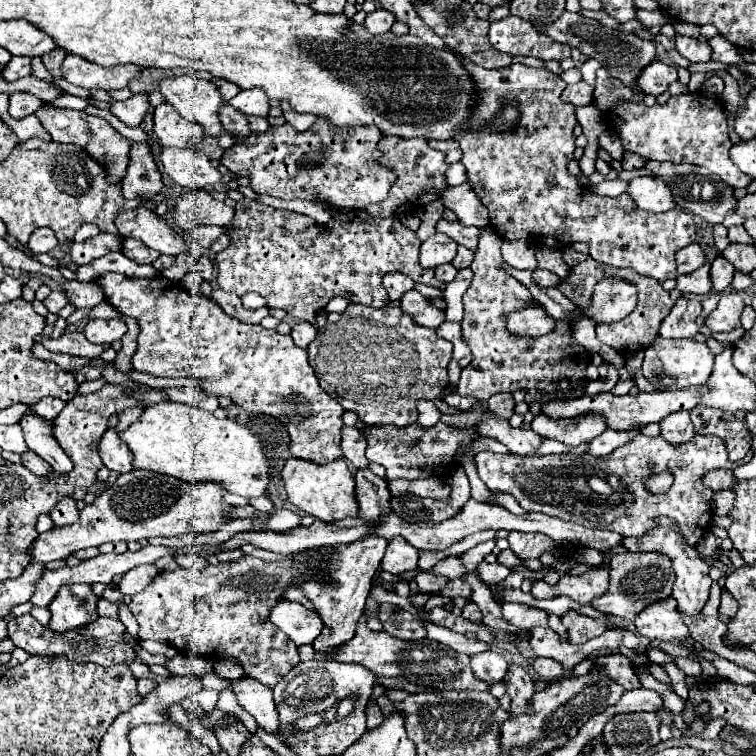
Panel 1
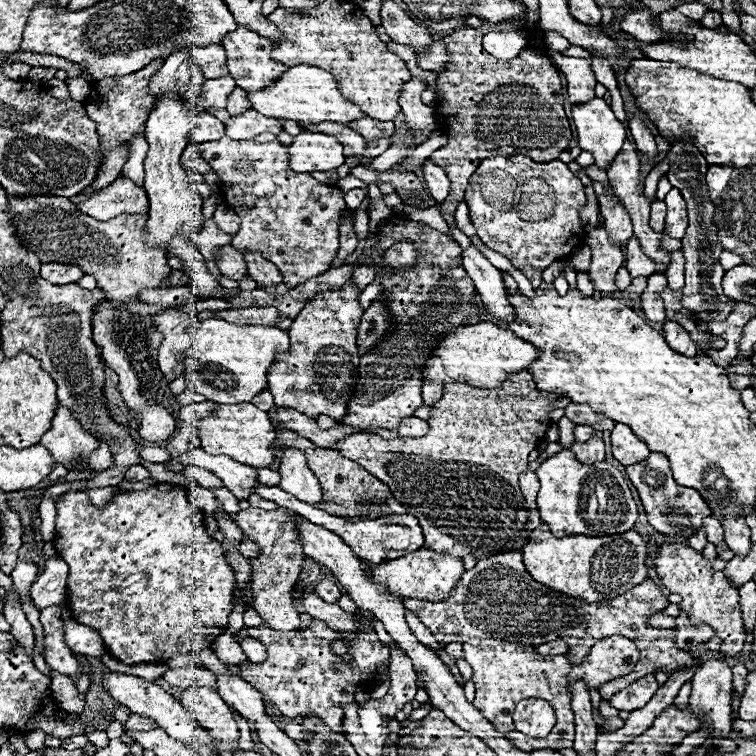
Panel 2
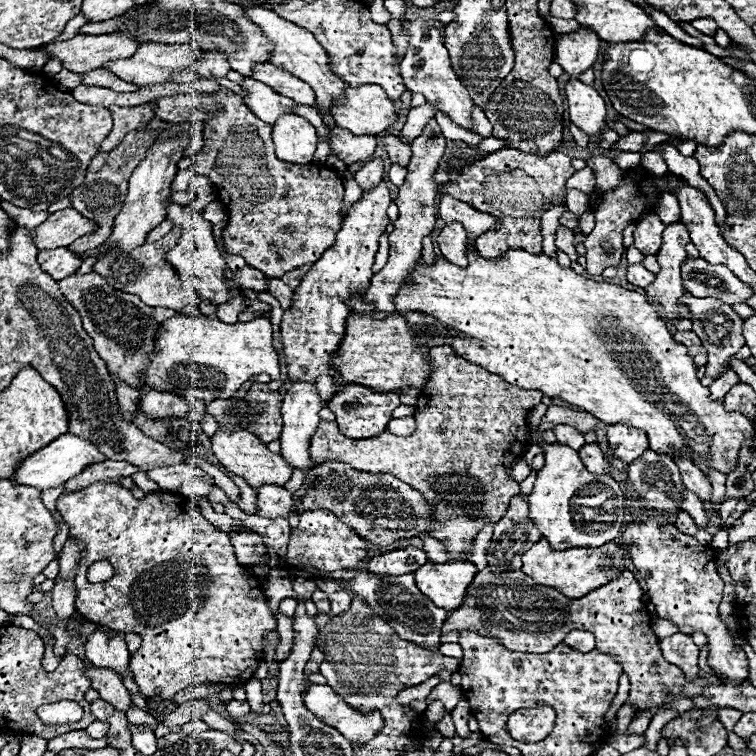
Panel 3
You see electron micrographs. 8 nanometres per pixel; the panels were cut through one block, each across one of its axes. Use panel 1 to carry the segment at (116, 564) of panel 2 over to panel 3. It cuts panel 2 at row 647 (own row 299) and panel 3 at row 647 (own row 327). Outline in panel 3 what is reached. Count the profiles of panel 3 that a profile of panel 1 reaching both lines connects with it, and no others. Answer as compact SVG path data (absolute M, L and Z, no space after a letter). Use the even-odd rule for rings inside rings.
M94 482L78 492L70 492L70 494L62 494L56 500L56 512L62 516L62 522L68 526L70 530L70 538L76 538L82 544L82 552L80 552L80 562L78 562L78 572L76 572L76 612L80 616L84 616L86 620L98 624L98 626L108 626L112 630L120 630L120 632L134 632L142 636L142 646L130 656L130 672L134 676L134 682L138 684L138 688L142 690L142 694L146 698L154 698L154 700L170 700L176 692L196 684L196 682L222 682L222 684L244 684L246 680L252 678L252 674L258 668L258 662L262 658L262 636L266 630L276 630L276 620L268 608L268 604L264 602L264 594L260 588L258 578L244 566L240 566L234 558L234 546L228 538L228 532L218 530L216 526L212 526L200 512L198 504L178 492L152 492L146 494L144 498L136 498L132 494L132 490L122 488L120 484L114 482ZM98 560L108 560L114 566L114 576L104 582L104 584L90 584L86 580L86 572L88 566L98 562Z

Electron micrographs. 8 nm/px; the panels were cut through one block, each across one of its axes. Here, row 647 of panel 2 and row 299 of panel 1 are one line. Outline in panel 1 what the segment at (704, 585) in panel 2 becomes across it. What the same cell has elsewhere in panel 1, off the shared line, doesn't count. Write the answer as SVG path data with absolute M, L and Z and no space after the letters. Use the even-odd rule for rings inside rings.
M738 292L722 294L716 310L712 310L706 318L706 326L712 332L730 332L740 326L740 314L744 310L744 298Z

